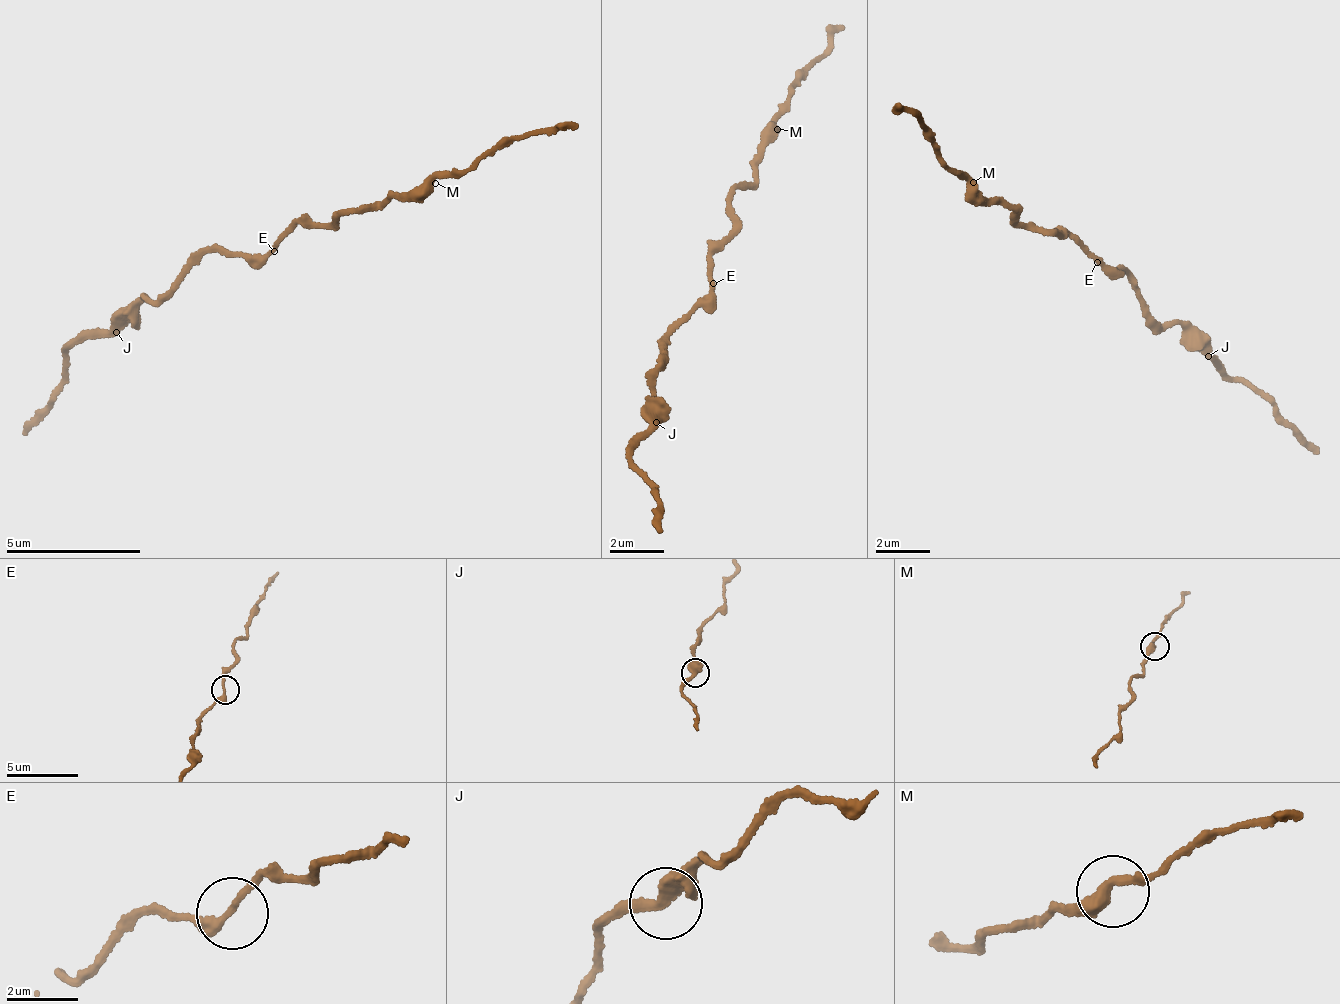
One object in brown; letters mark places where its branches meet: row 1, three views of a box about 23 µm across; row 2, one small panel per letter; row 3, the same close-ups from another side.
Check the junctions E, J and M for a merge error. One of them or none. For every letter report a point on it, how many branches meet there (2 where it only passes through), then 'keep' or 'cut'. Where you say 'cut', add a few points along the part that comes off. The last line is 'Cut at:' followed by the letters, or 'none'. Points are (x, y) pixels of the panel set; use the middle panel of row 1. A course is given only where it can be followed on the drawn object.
E: place (713, 283); branches 2; keep
J: place (656, 422); branches 2; keep
M: place (777, 129); branches 2; keep
Cut at: none

